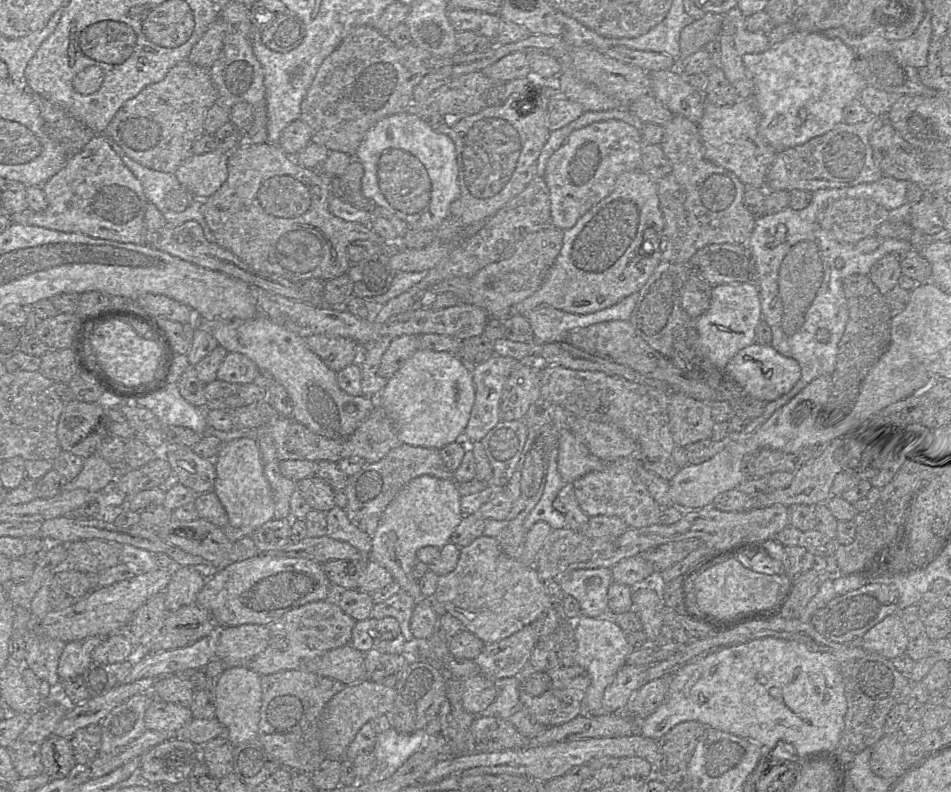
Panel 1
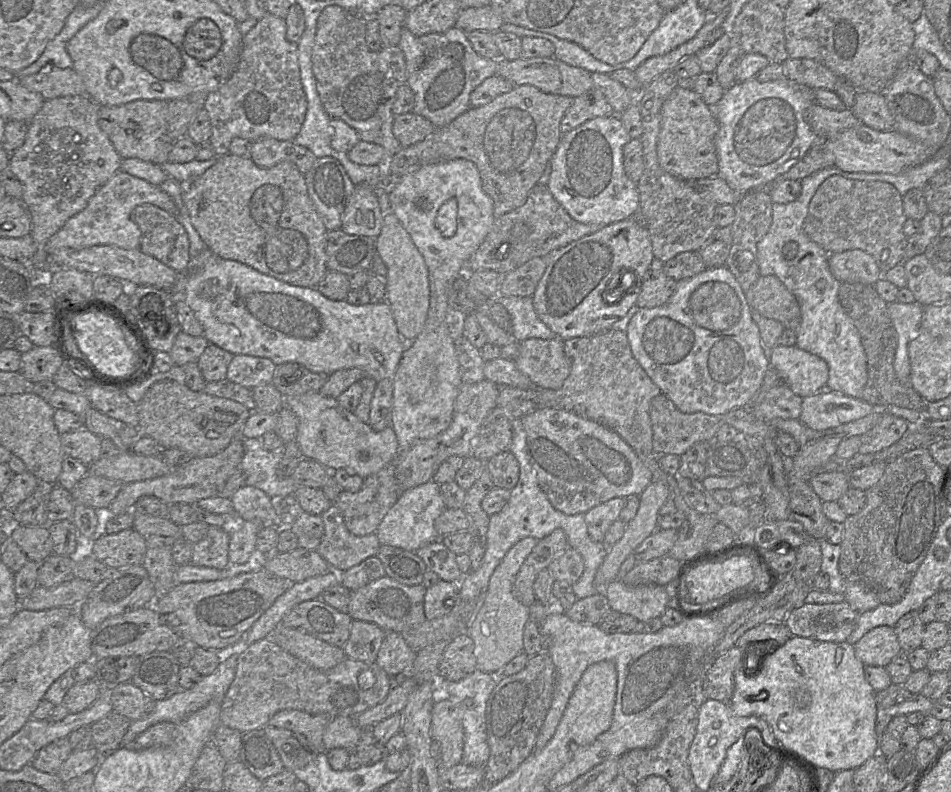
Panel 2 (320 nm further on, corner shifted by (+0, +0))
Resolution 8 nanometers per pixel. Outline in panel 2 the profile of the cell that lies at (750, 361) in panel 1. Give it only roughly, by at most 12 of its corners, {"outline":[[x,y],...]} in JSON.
{"outline":[[775,346],[769,363],[802,398],[826,388],[826,361]]}

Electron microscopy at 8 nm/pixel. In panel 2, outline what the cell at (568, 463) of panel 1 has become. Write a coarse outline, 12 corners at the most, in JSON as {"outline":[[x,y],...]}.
{"outline":[[521,420],[538,484],[564,514],[654,481],[602,423]]}

